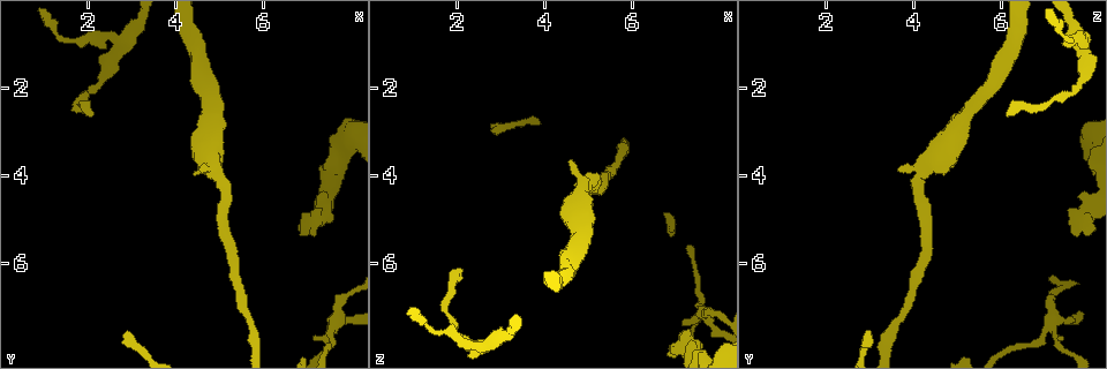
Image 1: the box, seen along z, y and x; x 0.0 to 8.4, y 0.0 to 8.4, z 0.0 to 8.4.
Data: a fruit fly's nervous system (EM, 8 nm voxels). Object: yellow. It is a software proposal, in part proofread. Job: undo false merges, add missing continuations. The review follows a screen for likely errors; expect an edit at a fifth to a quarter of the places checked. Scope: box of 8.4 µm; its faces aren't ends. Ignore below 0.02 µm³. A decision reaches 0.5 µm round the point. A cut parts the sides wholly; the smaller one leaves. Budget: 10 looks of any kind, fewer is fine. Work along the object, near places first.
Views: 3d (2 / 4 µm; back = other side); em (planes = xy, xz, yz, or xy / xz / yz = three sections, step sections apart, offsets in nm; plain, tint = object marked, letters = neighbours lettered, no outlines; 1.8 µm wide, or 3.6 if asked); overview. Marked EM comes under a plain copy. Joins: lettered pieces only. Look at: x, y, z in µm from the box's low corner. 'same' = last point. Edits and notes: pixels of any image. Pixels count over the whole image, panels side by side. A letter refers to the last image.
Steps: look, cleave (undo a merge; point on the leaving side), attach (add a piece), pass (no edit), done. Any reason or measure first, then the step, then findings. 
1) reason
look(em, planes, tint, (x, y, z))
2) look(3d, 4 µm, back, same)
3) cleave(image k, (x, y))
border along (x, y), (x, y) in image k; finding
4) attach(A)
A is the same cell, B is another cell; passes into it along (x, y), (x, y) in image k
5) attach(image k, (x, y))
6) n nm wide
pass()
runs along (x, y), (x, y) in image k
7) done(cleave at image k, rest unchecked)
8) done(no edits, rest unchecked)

thick turns thin
look(em, yz, step 16, tint, (2.80, 1.05, 7.80))

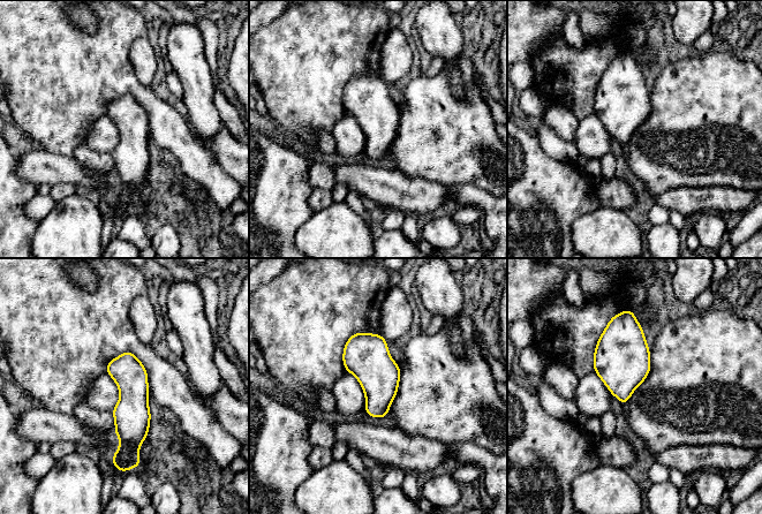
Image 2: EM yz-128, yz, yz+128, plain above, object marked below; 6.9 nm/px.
look(em, planes, letters, same)

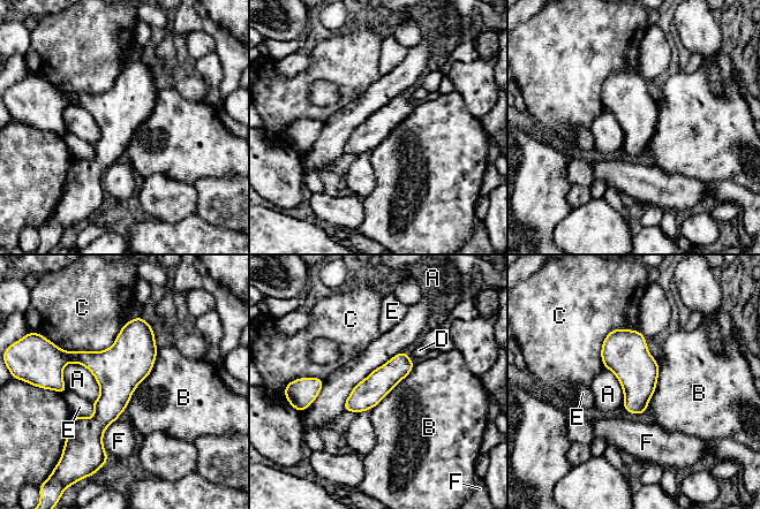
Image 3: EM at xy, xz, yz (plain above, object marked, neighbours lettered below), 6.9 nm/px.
pass()
A, B, C, D, E and F are other cells; border along (66, 363), (92, 374), (95, 401) in image 3; one neuron here

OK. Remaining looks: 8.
an open end
look(em, 3.6 µm, planes, letters, (2.10, 2.60, 6.10))

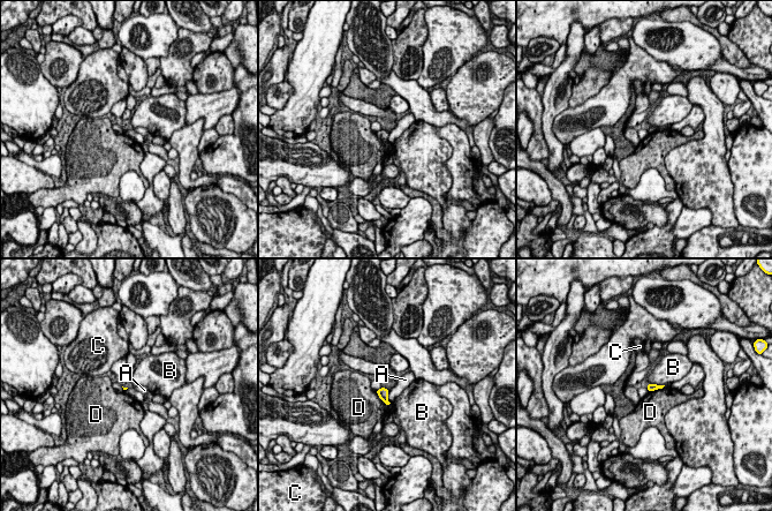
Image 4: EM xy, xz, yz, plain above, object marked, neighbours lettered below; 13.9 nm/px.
D touches over 280 nm
pass()
A, B, C and D are other cells; none of them fits

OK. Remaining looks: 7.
branch stops here
look(em, xy, step 16, tint, (7.25, 4.75, 7.50))

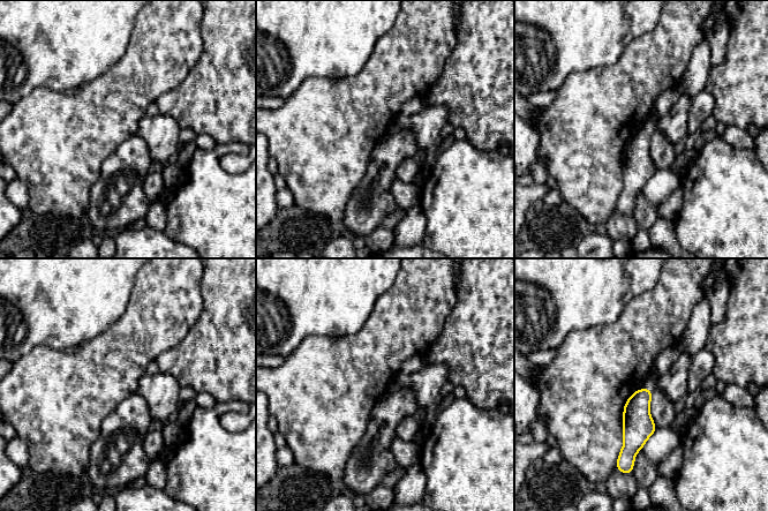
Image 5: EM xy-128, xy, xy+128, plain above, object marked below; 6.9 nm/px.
another direction
look(em, planes, letters, same)

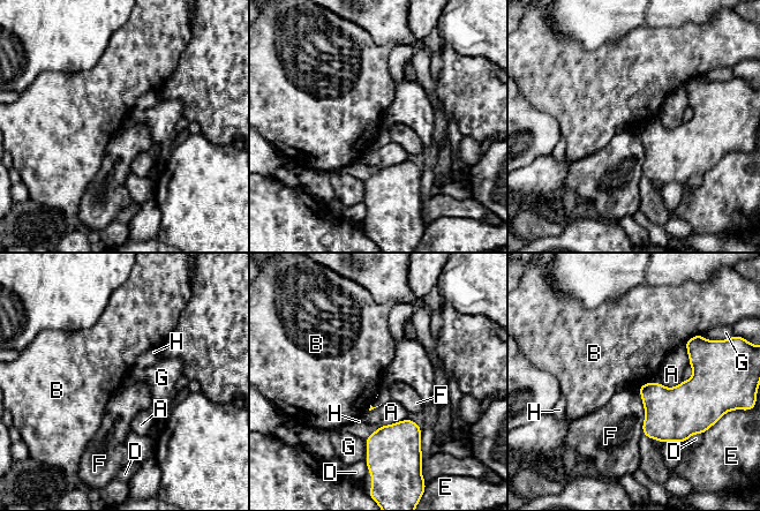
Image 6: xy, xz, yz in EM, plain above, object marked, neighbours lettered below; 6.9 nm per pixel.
pass()
A, B, D, E, F, G and H are other cells; border along (700, 333), (691, 337), (684, 344) in image 6; none of them fits

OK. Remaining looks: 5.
four or more arms meet
look(3d, 4 µm, (7.65, 7.35, 7.15))

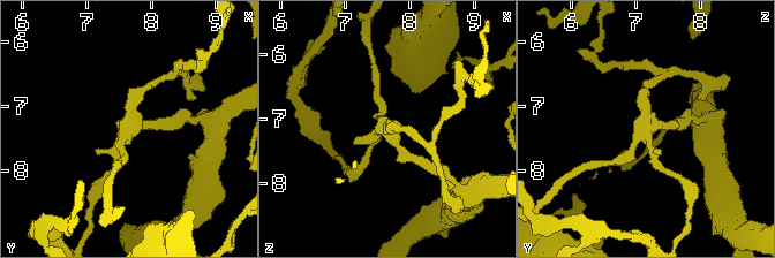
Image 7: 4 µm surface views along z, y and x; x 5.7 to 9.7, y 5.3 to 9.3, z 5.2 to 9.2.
4 arms; now the EM
look(em, planes, letters, (7.60, 7.35, 7.15))

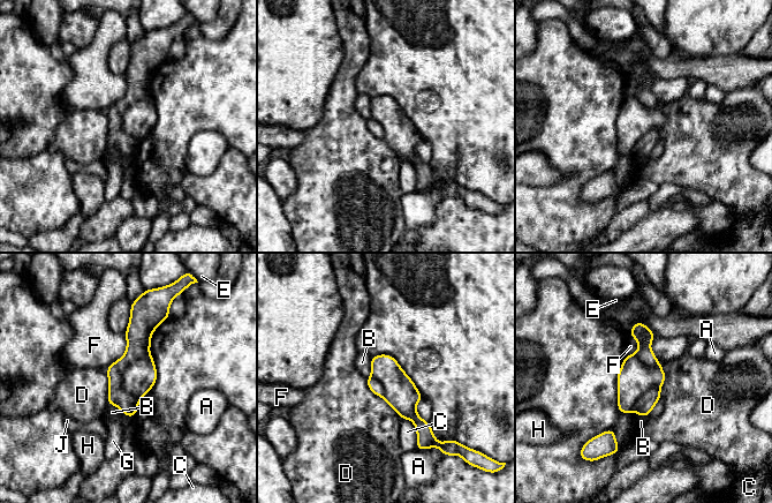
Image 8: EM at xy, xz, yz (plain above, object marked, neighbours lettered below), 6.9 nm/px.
240 nm wide
cleave(image 8, (138, 343))
A, B, C, D, E, F, G, H and J are other cells; border along (149, 353), (122, 374), (138, 399) in image 8; two neurons meet here

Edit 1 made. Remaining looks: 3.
done(cleave at image 8, rest unchecked)

